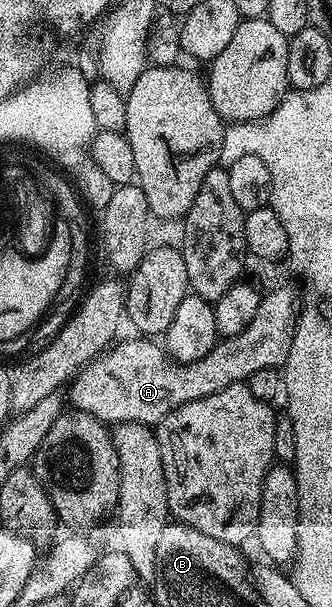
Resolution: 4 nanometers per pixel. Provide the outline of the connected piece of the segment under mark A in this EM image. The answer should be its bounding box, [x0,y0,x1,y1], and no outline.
[69,286,301,424]

